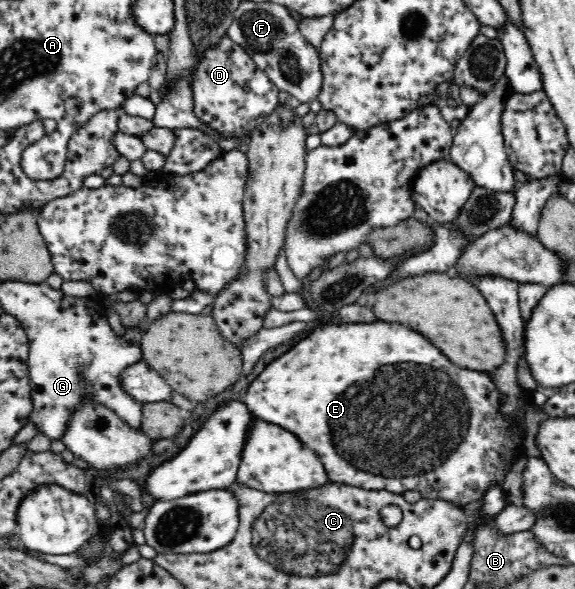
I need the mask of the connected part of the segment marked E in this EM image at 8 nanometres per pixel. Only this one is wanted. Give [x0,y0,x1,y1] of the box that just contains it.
[244,320,532,508]

